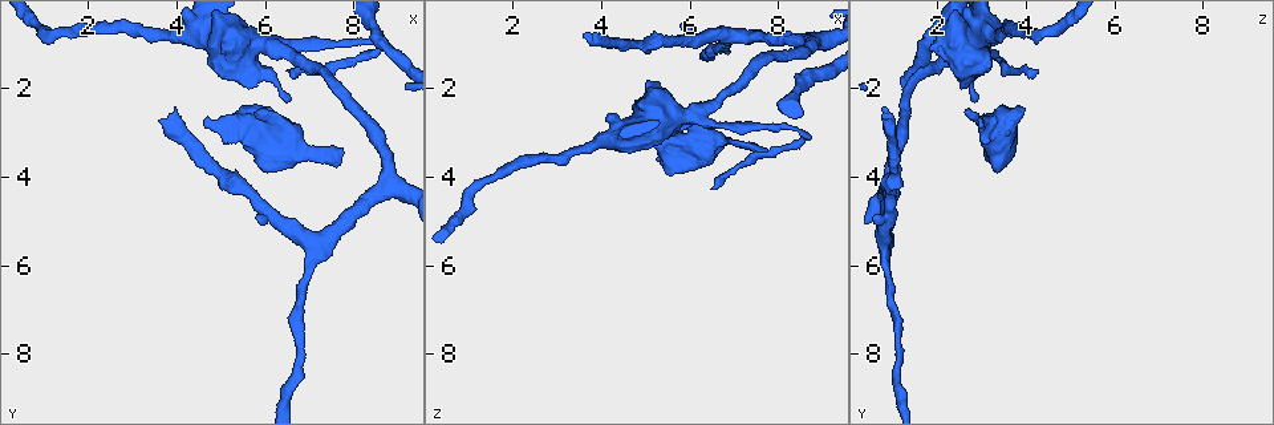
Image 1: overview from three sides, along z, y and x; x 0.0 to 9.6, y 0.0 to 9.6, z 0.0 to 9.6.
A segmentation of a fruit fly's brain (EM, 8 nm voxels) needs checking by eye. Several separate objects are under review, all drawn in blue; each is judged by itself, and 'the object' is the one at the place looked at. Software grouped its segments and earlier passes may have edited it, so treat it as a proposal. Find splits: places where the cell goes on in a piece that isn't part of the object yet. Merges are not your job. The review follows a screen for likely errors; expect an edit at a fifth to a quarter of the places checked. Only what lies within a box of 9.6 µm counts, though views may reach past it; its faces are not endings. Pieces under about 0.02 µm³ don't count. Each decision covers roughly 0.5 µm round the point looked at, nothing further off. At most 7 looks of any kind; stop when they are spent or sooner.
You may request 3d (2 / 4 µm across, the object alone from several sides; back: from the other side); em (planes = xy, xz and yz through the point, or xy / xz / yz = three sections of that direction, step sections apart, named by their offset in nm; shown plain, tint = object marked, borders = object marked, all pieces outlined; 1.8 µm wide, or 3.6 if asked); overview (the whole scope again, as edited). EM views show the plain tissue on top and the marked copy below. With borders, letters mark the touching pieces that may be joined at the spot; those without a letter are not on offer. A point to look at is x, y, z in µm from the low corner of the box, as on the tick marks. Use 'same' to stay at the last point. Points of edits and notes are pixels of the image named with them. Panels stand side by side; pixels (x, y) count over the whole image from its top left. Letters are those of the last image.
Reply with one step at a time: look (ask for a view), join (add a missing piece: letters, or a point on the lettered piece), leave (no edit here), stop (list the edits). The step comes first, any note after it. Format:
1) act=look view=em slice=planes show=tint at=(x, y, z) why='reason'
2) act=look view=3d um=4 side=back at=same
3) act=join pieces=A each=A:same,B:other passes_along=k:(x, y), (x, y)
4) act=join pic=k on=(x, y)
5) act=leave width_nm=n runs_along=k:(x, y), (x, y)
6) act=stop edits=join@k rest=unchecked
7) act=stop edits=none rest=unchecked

act=look view=3d um=4 at=(5.05, 3.20, 3.00) why='free end'

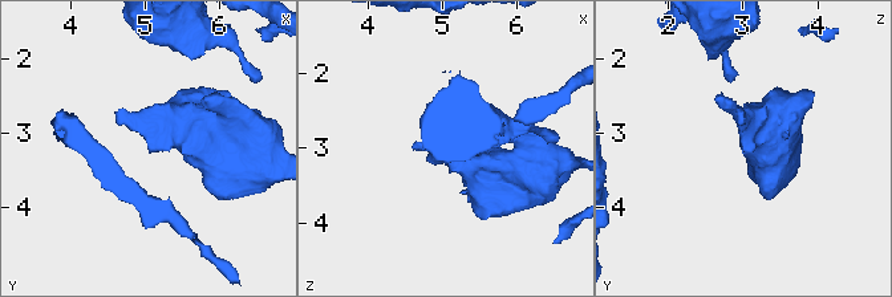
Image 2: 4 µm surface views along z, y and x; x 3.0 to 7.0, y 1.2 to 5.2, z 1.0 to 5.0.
act=look view=em slice=planes show=borders at=(5.10, 3.20, 3.05) why='now the EM'

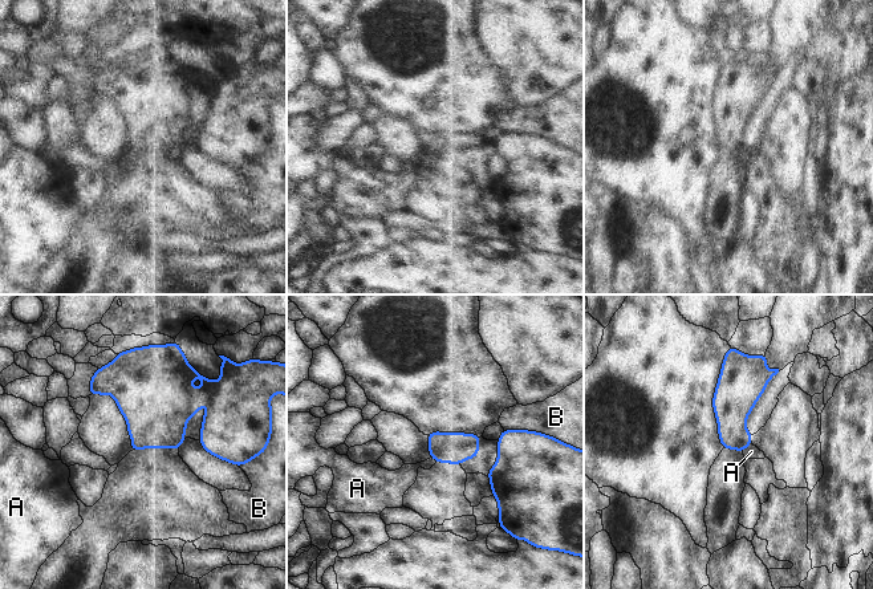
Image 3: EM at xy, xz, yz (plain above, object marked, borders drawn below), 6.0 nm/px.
act=leave each=A:other,B:other border=3:(751, 442), (742, 451) found='no lettered piece goes on from it'

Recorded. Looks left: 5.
act=look view=3d um=2 at=(3.95, 2.40, 0.75) why='free end'

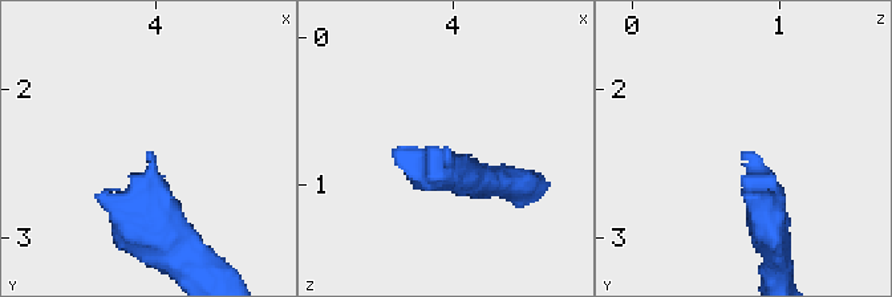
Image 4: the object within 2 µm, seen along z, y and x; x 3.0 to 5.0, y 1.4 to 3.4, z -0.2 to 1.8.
act=look view=em slice=xy step=16 show=tint at=(3.96, 2.44, 0.78) why='need the tissue'

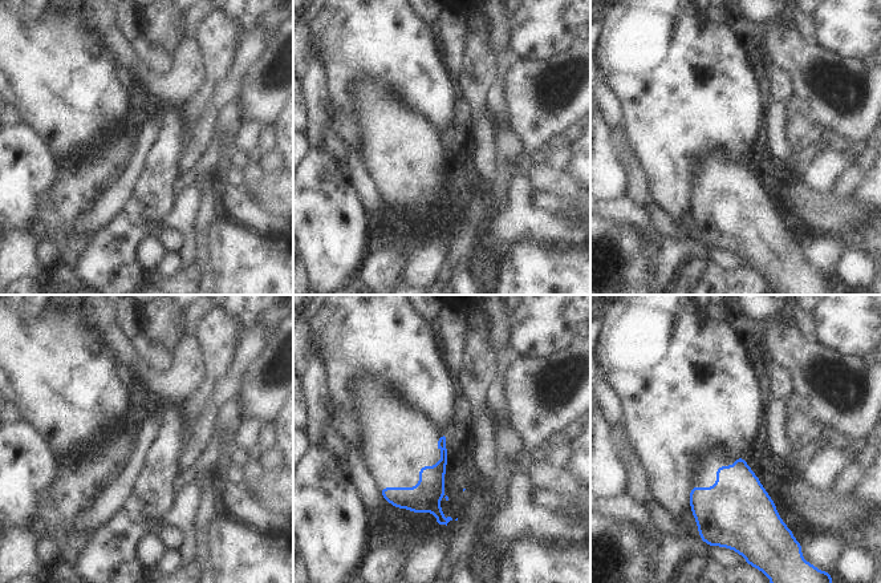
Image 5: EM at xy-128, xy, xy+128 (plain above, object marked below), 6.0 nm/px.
act=look view=em slice=planes show=borders at=same

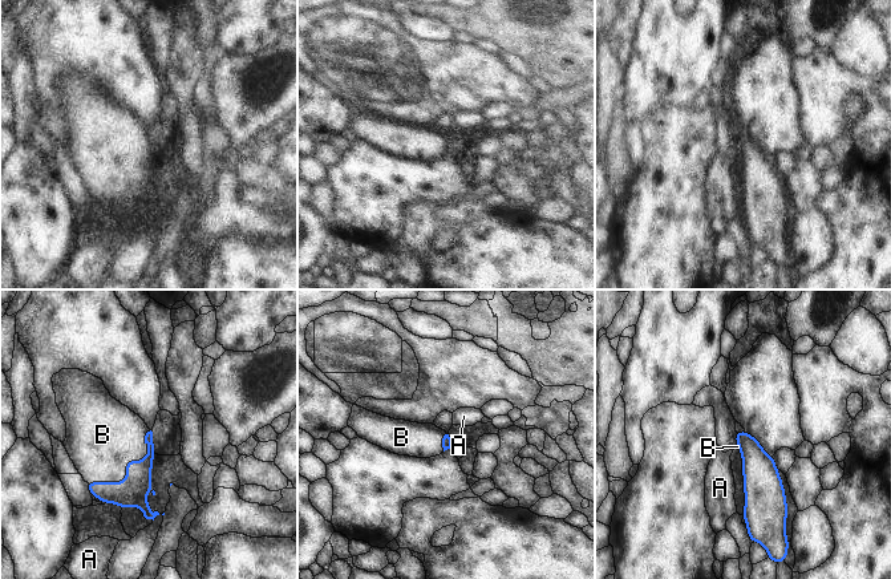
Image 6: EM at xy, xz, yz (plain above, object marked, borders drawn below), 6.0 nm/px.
act=join pieces=B each=A:other,B:same passes_along=6:(130, 493), (126, 468), (102, 434) found='the cell continues'

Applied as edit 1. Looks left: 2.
act=stop edits=join@6 rest=unchecked

